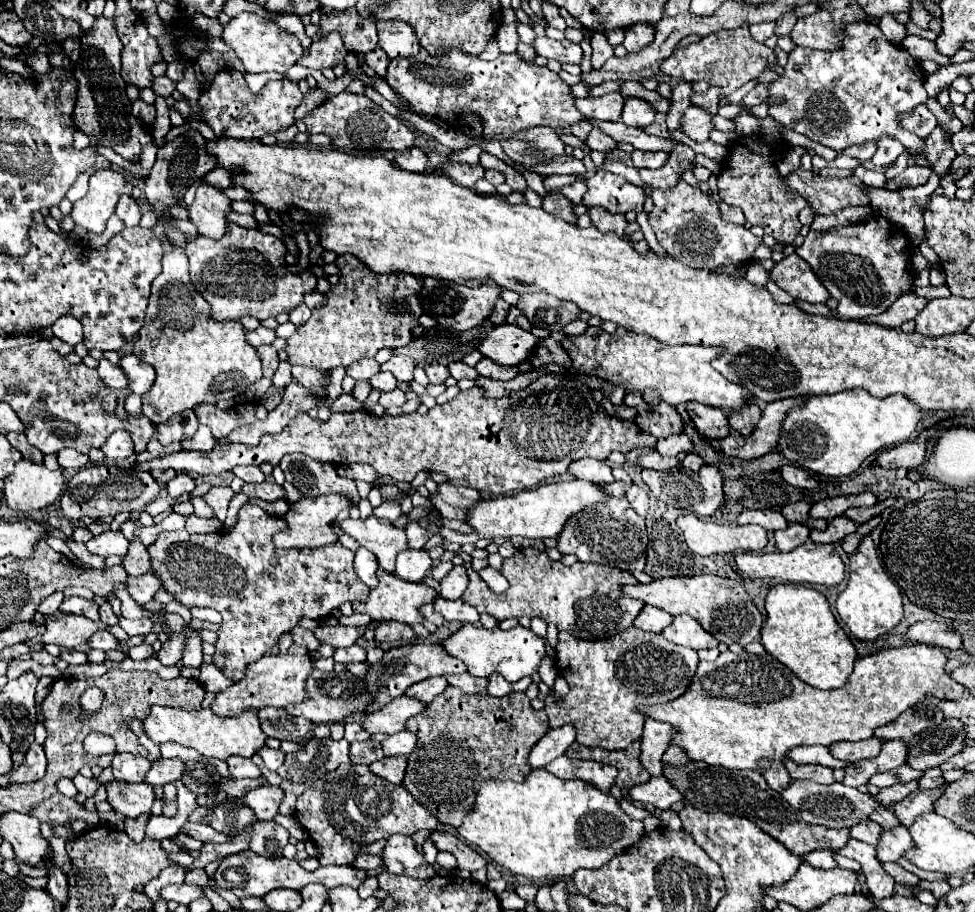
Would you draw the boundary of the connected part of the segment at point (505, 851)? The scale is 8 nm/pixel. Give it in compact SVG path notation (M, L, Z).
M544 768L534 770L524 784L488 780L480 786L474 810L466 814L458 834L464 842L478 848L492 862L508 868L512 874L526 876L532 882L548 884L570 878L580 868L600 868L616 854L636 844L644 836L644 824L630 820L618 806L618 800L600 792L586 780L562 780Z

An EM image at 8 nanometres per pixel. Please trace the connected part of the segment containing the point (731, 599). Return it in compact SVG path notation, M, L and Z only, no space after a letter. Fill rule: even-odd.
M692 576L692 578L660 578L652 584L636 584L636 586L624 586L624 594L636 600L642 600L644 604L656 606L666 610L672 616L690 614L696 618L704 630L708 630L716 640L724 644L740 644L748 646L752 642L760 640L762 630L762 614L750 600L746 588L740 582L734 582L730 578L722 576Z

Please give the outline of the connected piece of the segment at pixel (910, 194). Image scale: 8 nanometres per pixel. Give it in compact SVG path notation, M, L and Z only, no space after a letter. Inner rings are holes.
M949 170L943 173L932 172L930 180L924 186L900 190L900 192L888 192L888 190L876 190L870 188L868 194L872 196L872 210L892 224L896 224L902 232L912 236L916 244L924 240L924 206L928 196L934 194L934 190L940 186L940 178L954 174Z

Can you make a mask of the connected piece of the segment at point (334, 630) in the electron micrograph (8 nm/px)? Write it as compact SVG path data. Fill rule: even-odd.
M322 626L322 628L314 630L314 634L324 644L344 648L344 646L352 646L362 636L364 630L366 628L354 628L354 626Z

